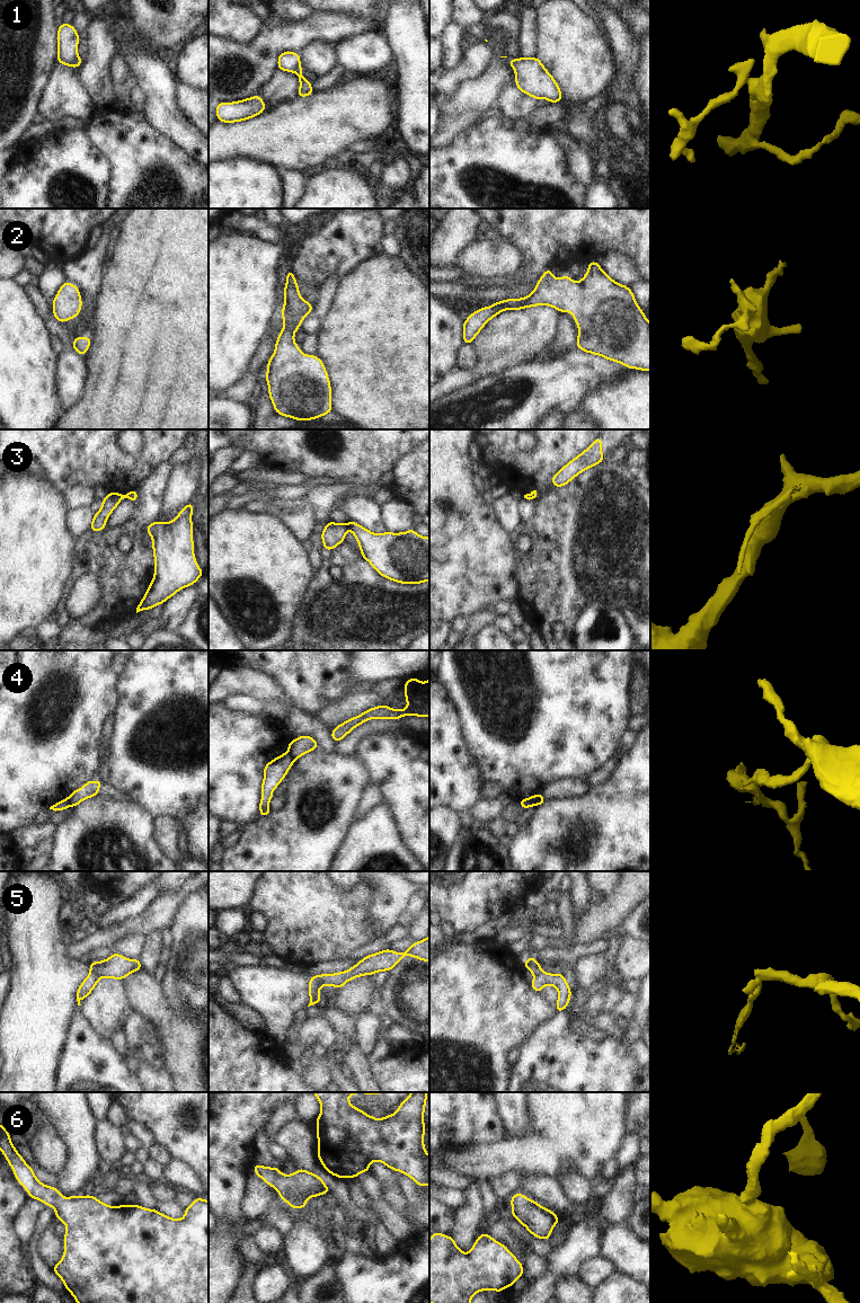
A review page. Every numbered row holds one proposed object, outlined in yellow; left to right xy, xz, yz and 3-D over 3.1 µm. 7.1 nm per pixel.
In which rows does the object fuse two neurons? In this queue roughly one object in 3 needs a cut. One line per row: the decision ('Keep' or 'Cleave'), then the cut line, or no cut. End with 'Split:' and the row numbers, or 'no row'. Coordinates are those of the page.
1: Cleave. Split along xz (301, 67), (295, 72)
2: Keep. No split
3: Cleave. Split along xz (345, 524), (347, 528)
4: Cleave. Split along yz (538, 795), (533, 805)
5: Cleave. Split along xz (310, 978), (315, 980), (320, 986)
6: Keep. No split
Split: 1, 3, 4, 5

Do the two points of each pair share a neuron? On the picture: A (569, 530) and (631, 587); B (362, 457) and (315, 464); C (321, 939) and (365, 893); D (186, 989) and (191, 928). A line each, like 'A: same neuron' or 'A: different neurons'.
A: same neuron
B: same neuron
C: same neuron
D: same neuron

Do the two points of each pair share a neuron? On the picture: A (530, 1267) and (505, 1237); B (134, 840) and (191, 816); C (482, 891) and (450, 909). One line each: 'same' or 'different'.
A: same
B: different
C: same

